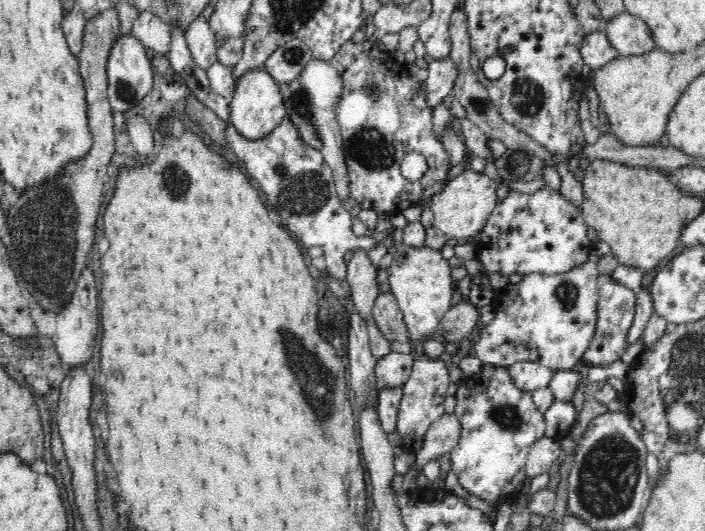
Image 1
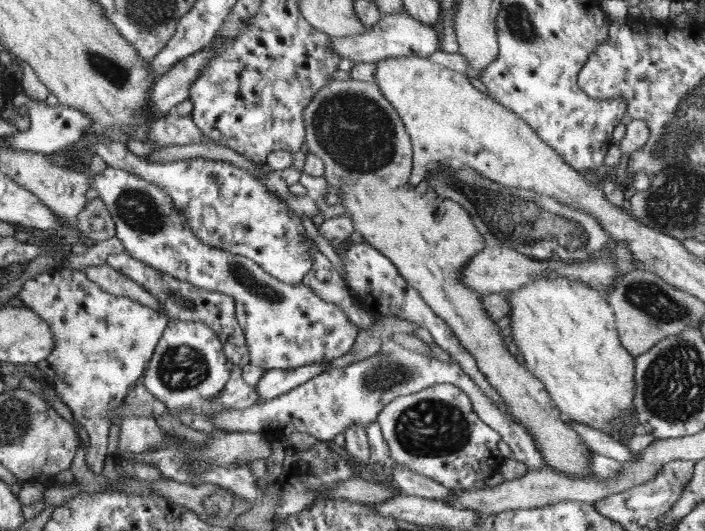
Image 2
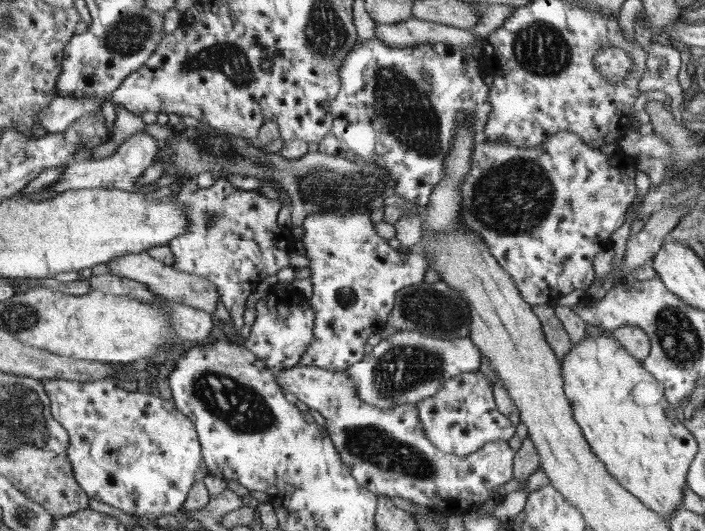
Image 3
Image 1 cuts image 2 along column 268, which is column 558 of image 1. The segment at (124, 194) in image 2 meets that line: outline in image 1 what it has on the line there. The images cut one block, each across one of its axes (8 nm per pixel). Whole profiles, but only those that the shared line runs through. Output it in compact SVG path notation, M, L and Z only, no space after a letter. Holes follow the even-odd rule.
M591 253L583 265L563 273L532 273L517 284L509 283L490 302L494 318L475 341L476 357L507 371L518 362L536 362L555 372L574 368L583 360L595 335L599 277L596 255Z

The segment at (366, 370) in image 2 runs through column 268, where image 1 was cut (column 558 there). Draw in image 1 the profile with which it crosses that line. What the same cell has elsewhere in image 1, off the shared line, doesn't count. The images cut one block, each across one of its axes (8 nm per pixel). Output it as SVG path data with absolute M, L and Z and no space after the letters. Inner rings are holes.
M554 400L553 404L543 414L546 430L544 436L553 439L567 438L568 431L577 420L577 409L572 401Z

